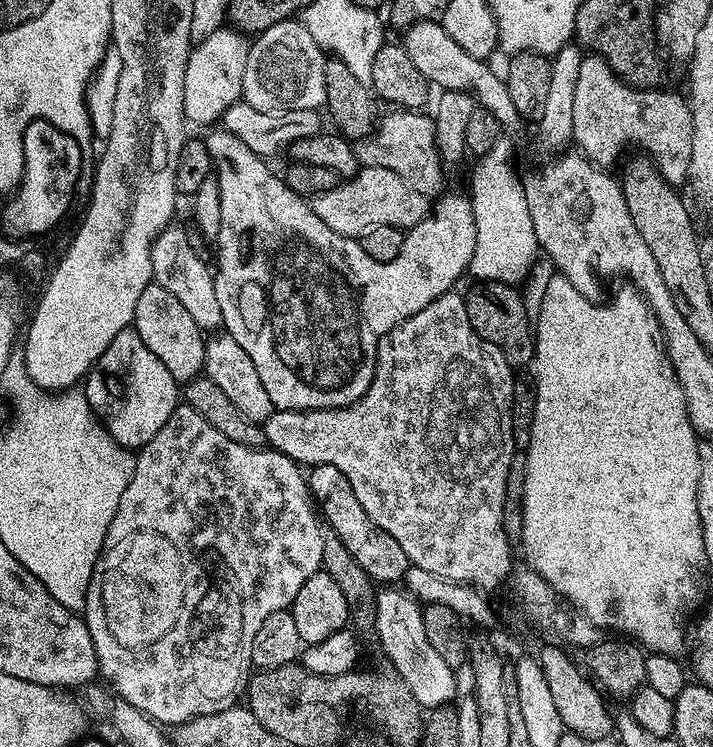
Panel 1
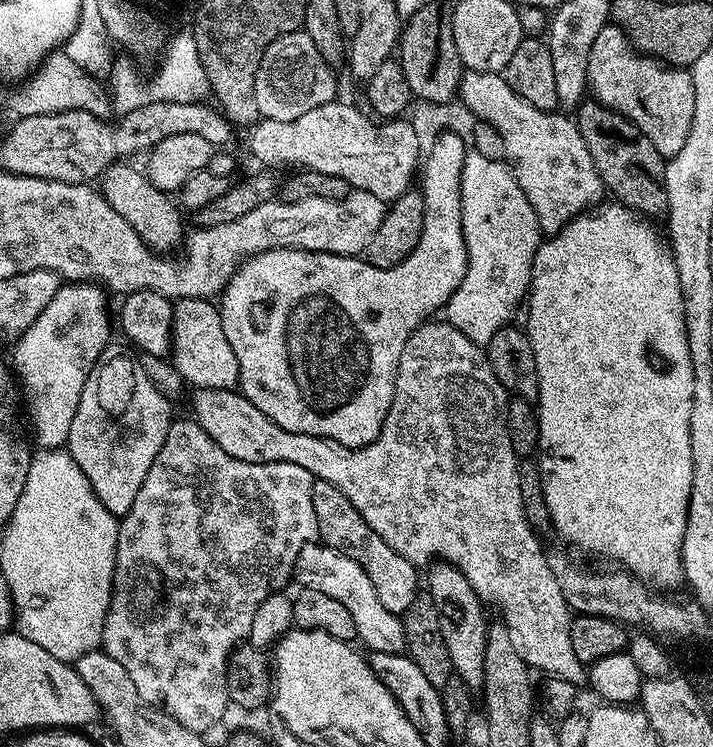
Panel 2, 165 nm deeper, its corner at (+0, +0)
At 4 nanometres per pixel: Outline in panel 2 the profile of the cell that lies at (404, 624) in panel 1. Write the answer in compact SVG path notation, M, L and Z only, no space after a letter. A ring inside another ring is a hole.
M323 543L307 544L301 550L296 559L296 565L292 567L295 583L300 583L301 589L322 590L322 594L330 594L330 598L338 598L350 615L354 618L357 637L372 652L398 652L403 653L404 647L404 622L397 613L386 610L374 594L374 586L370 578L366 578L366 570L354 562L354 558L346 558L338 550L329 548Z

